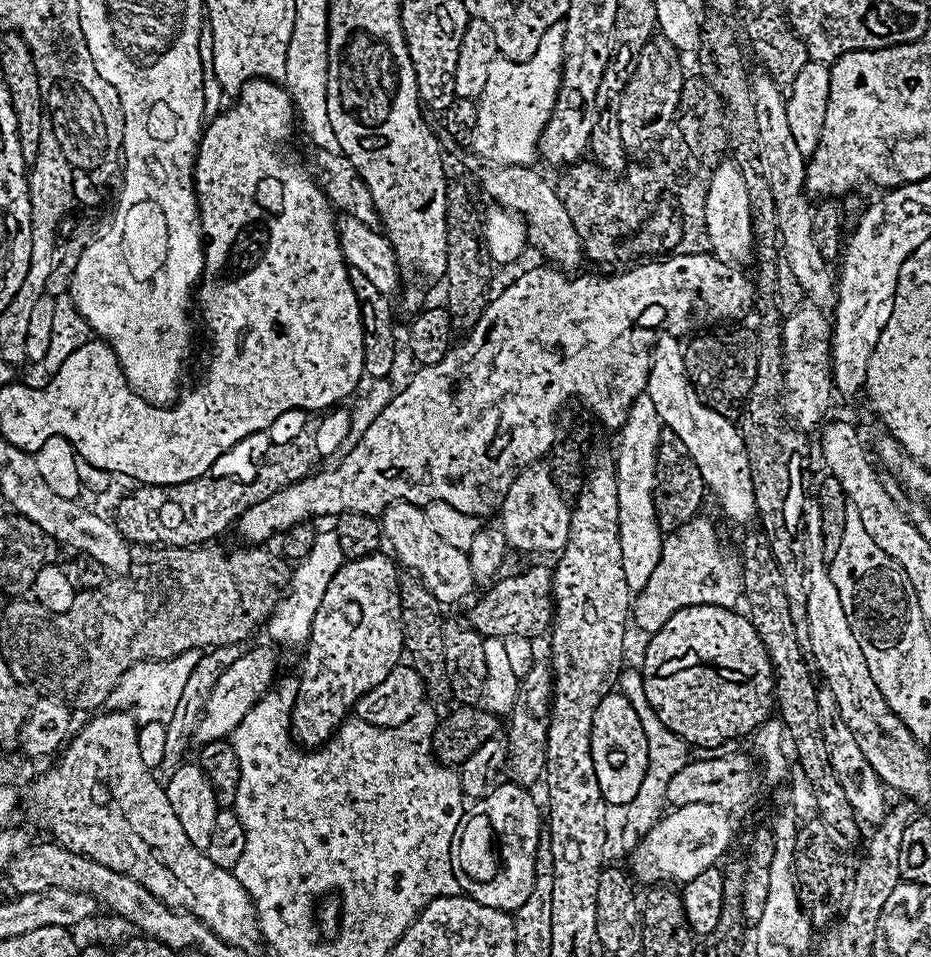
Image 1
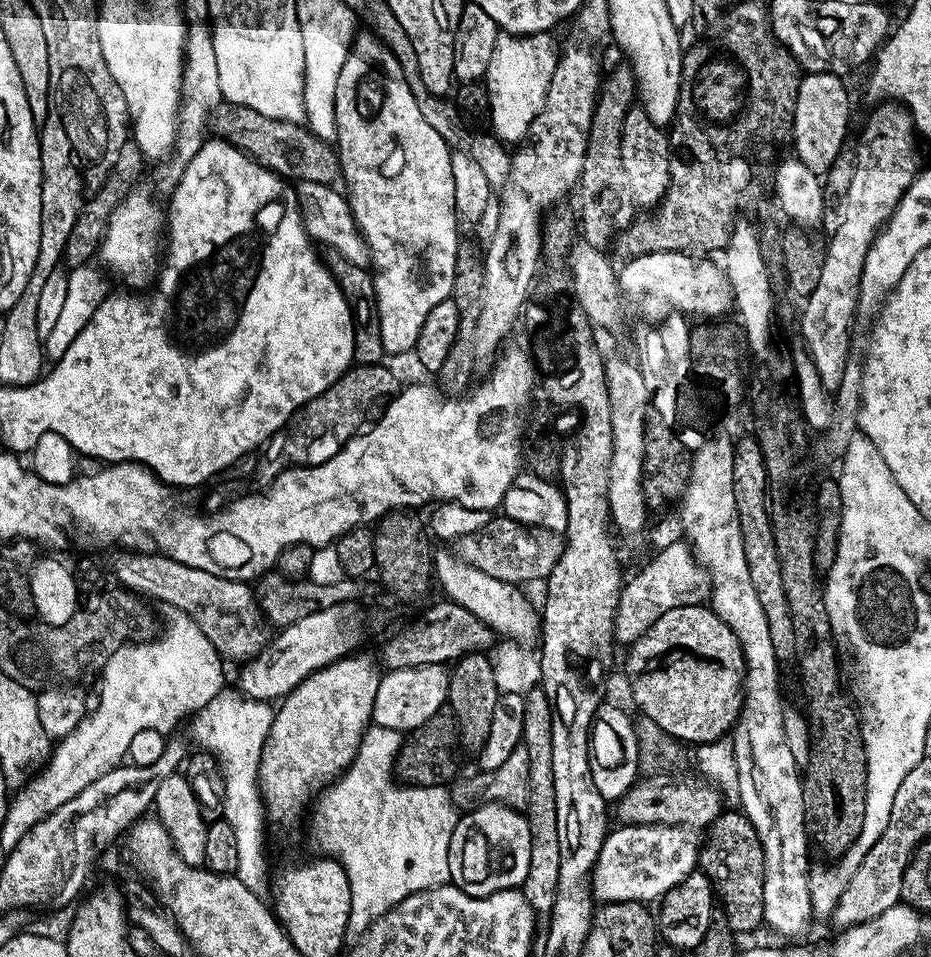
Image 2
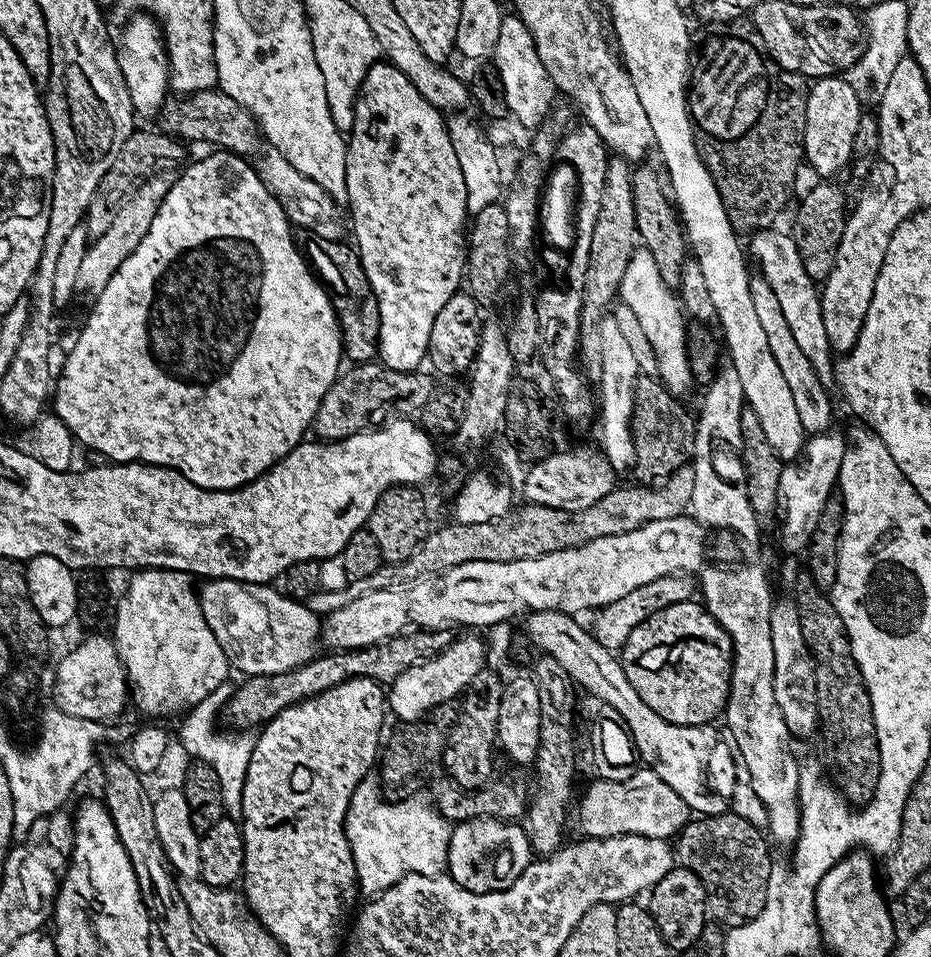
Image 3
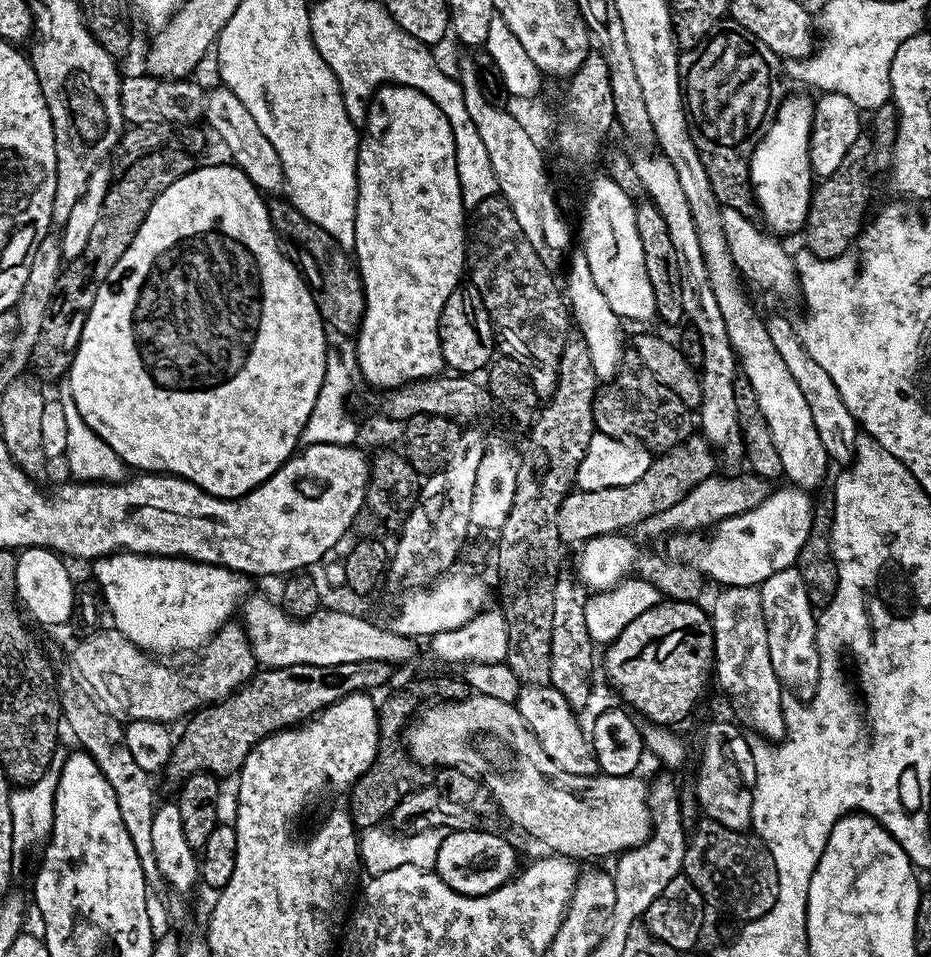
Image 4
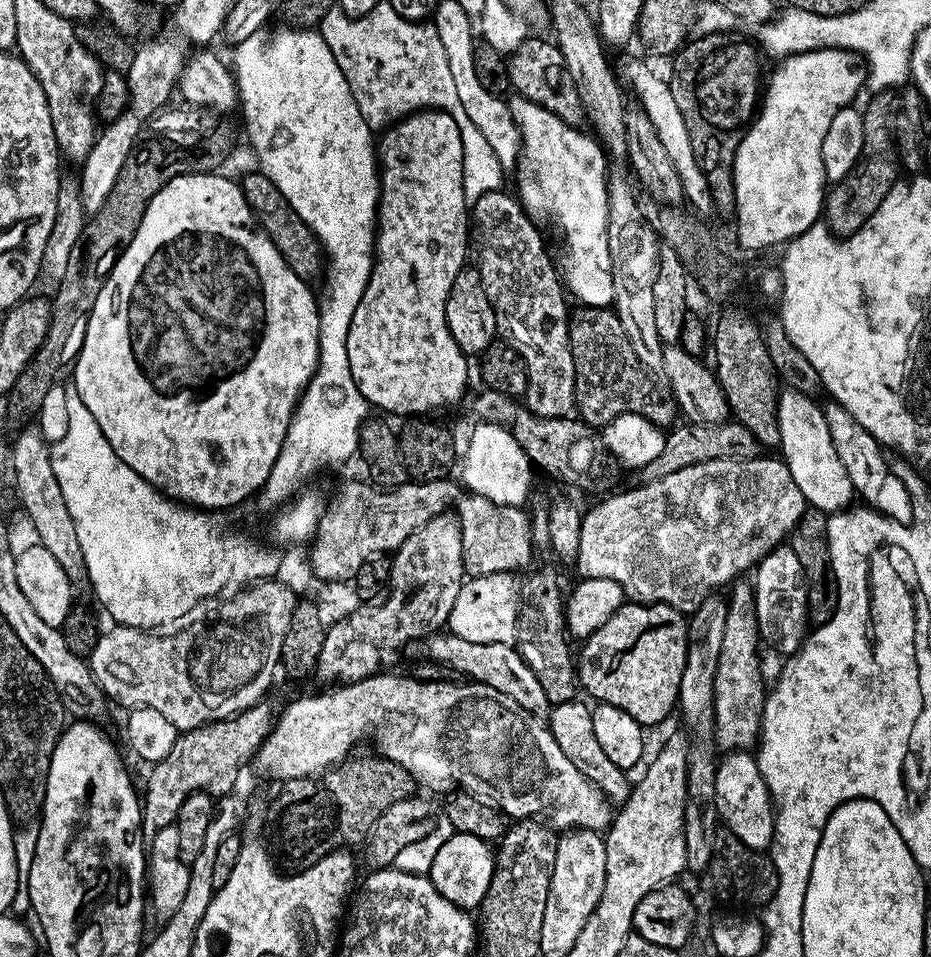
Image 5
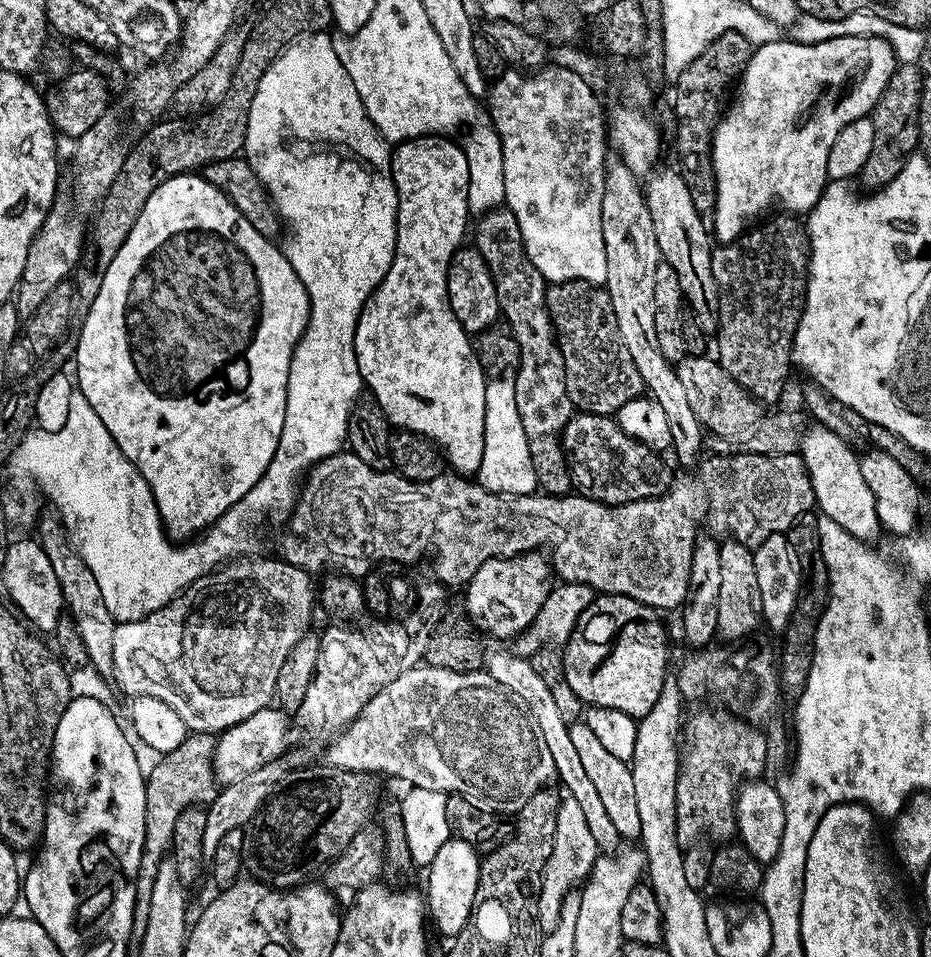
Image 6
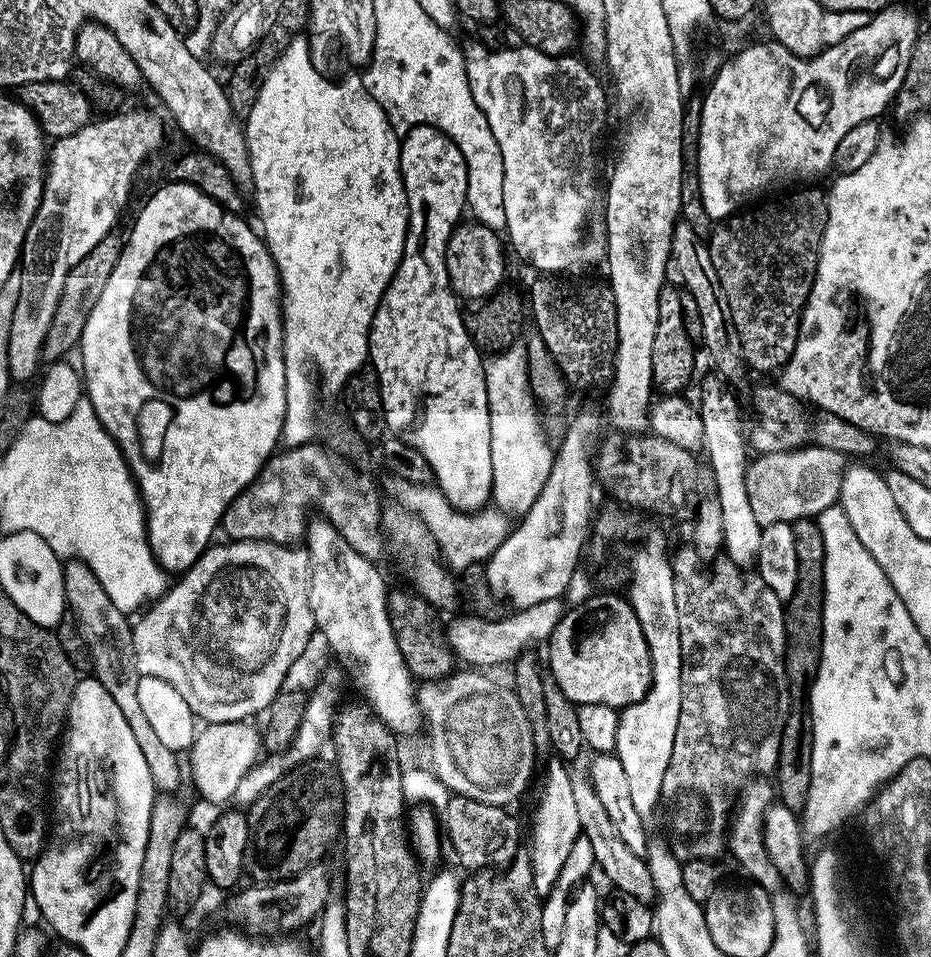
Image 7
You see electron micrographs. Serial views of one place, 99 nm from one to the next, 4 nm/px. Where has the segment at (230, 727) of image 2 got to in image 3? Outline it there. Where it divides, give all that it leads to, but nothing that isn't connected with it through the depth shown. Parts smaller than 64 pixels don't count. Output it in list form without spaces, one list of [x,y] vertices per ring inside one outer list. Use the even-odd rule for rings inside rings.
[[[226,682],[218,686],[217,690],[207,695],[202,702],[195,705],[187,711],[183,720],[178,738],[183,750],[191,759],[206,762],[215,772],[219,780],[219,786],[222,792],[242,792],[242,786],[245,782],[246,767],[249,765],[250,754],[253,753],[255,737],[248,730],[236,730],[231,736],[218,732],[216,728],[216,718],[218,712],[222,712],[227,702],[232,697],[234,691],[233,685]]]

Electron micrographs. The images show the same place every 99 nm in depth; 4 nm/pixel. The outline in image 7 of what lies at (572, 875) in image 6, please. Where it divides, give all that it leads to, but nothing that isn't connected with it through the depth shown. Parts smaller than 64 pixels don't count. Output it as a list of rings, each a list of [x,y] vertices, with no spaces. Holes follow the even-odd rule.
[[[552,758],[549,762],[544,785],[540,788],[540,801],[532,812],[532,849],[527,849],[526,855],[534,870],[534,890],[541,898],[551,894],[551,888],[558,881],[559,872],[570,855],[570,848],[582,834],[571,785],[572,776],[564,766],[565,761],[560,758]]]

